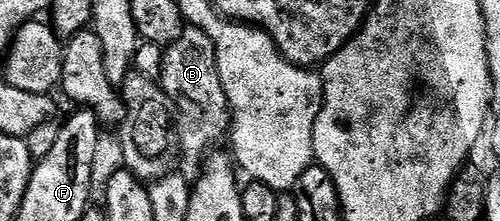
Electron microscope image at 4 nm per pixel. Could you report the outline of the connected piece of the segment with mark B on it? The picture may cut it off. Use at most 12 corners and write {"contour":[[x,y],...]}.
{"contour":[[183,27],[159,86],[175,116],[180,174],[196,180],[231,131],[215,45]]}

